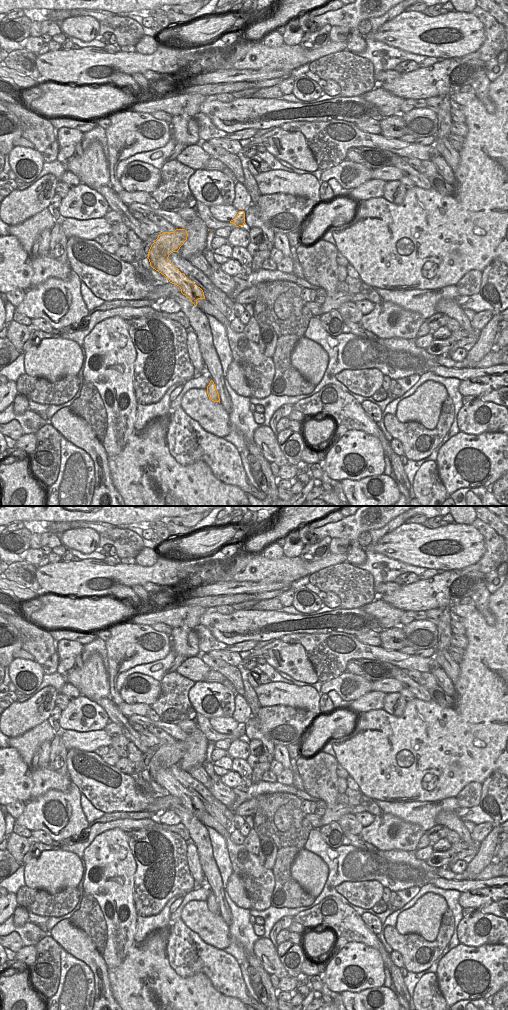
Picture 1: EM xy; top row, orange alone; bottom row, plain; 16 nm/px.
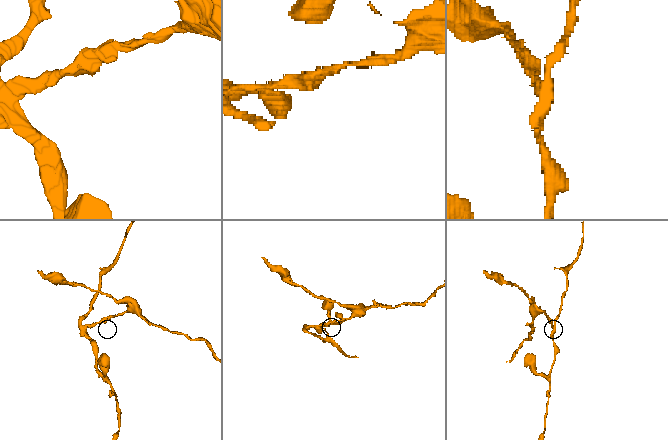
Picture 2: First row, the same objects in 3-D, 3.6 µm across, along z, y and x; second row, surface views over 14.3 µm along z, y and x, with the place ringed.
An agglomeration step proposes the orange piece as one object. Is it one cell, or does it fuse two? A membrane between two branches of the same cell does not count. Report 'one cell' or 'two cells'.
two cells

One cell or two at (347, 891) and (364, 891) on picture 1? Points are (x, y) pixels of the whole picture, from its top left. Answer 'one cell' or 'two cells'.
one cell

